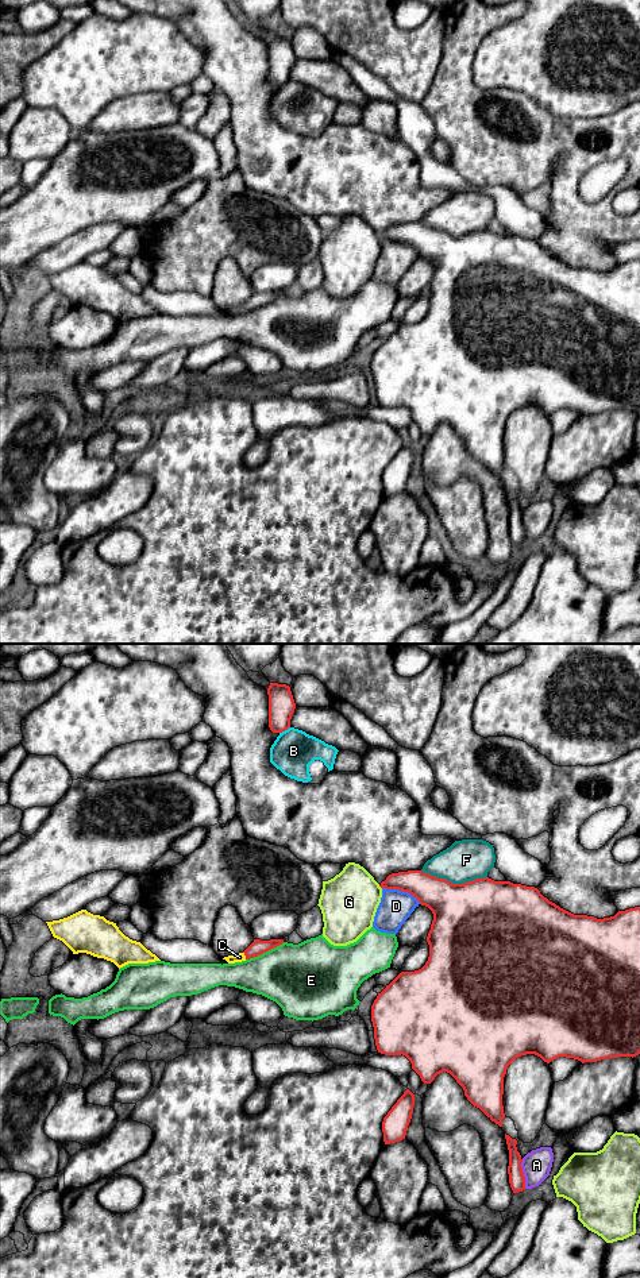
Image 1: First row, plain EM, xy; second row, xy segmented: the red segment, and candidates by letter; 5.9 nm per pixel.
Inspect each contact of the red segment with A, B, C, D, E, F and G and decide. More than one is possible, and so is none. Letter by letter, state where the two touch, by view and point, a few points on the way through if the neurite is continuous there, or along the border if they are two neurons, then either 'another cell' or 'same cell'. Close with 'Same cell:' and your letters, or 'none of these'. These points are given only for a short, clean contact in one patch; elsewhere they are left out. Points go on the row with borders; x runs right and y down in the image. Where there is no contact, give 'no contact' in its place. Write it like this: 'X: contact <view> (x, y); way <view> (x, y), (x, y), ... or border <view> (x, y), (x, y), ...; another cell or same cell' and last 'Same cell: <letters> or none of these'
A: contact xy (523, 1174); another cell
B: contact xy (284, 730); another cell
C: contact xy (245, 954); way xy (257, 948), (245, 954), (239, 957); same cell
D: contact xy (401, 890); another cell
E: contact xy (265, 952); another cell
F: contact xy (454, 884); another cell
G: no contact; another cell
Same cell: C

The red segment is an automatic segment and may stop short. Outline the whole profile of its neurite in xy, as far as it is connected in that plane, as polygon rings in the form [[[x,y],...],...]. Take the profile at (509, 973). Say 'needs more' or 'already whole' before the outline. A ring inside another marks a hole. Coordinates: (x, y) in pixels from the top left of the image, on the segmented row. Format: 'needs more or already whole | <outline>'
already whole | [[[421,870],[392,873],[379,887],[408,892],[433,914],[427,937],[429,957],[425,965],[415,972],[401,972],[378,993],[371,1005],[371,1022],[378,1053],[405,1055],[424,1084],[431,1084],[443,1072],[450,1073],[463,1088],[467,1100],[491,1121],[502,1127],[502,1119],[505,1117],[502,1105],[504,1077],[508,1066],[516,1058],[535,1054],[547,1063],[559,1057],[574,1058],[585,1063],[618,1057],[633,1058],[640,1054],[640,907],[618,911],[610,918],[597,919],[587,915],[574,915],[560,908],[544,897],[535,887],[510,881],[494,881],[489,877],[452,884],[446,879],[439,879]]]

